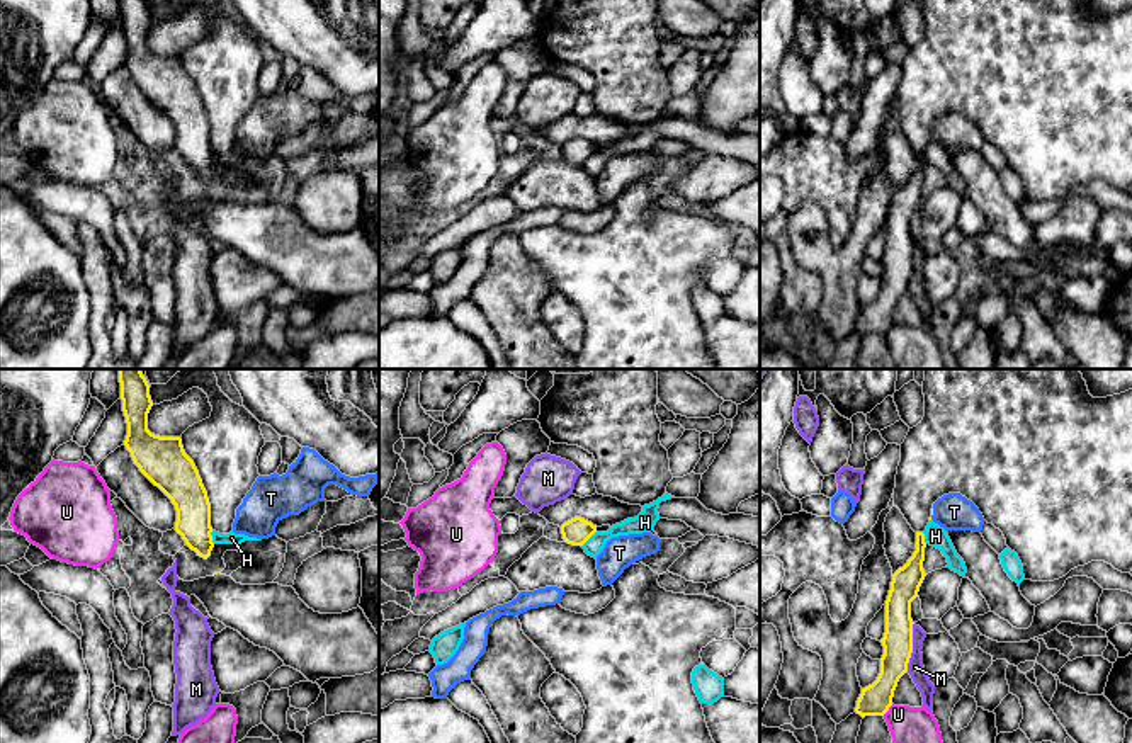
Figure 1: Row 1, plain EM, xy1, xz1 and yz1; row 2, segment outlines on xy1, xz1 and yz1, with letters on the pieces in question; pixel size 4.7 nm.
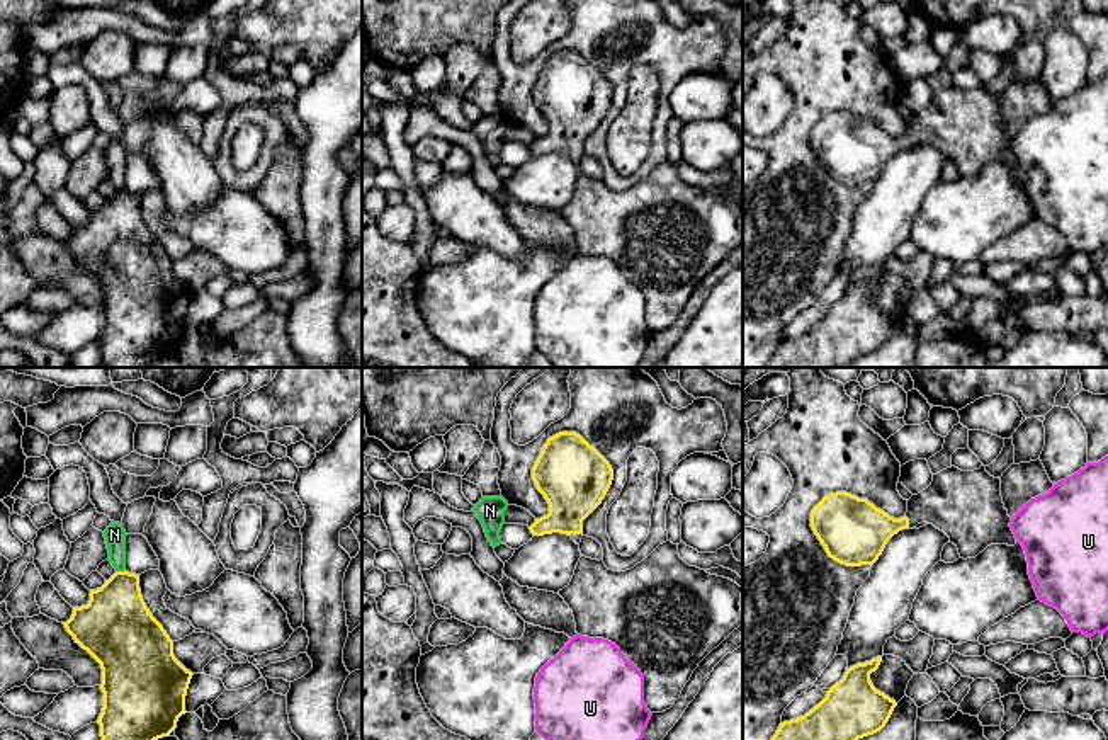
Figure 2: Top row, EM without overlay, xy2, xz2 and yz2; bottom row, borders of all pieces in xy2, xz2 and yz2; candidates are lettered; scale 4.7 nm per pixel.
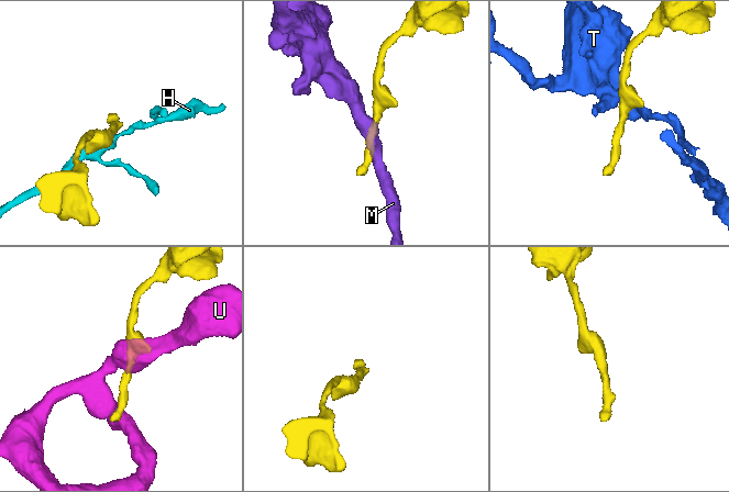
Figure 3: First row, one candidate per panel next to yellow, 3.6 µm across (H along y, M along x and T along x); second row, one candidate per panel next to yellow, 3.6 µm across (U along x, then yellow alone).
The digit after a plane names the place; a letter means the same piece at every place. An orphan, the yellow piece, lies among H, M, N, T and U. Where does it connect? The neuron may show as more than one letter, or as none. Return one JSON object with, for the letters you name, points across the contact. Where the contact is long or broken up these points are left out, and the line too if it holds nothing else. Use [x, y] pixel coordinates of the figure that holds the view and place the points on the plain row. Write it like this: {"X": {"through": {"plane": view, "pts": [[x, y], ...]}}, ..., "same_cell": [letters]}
{"same_cell": []}

